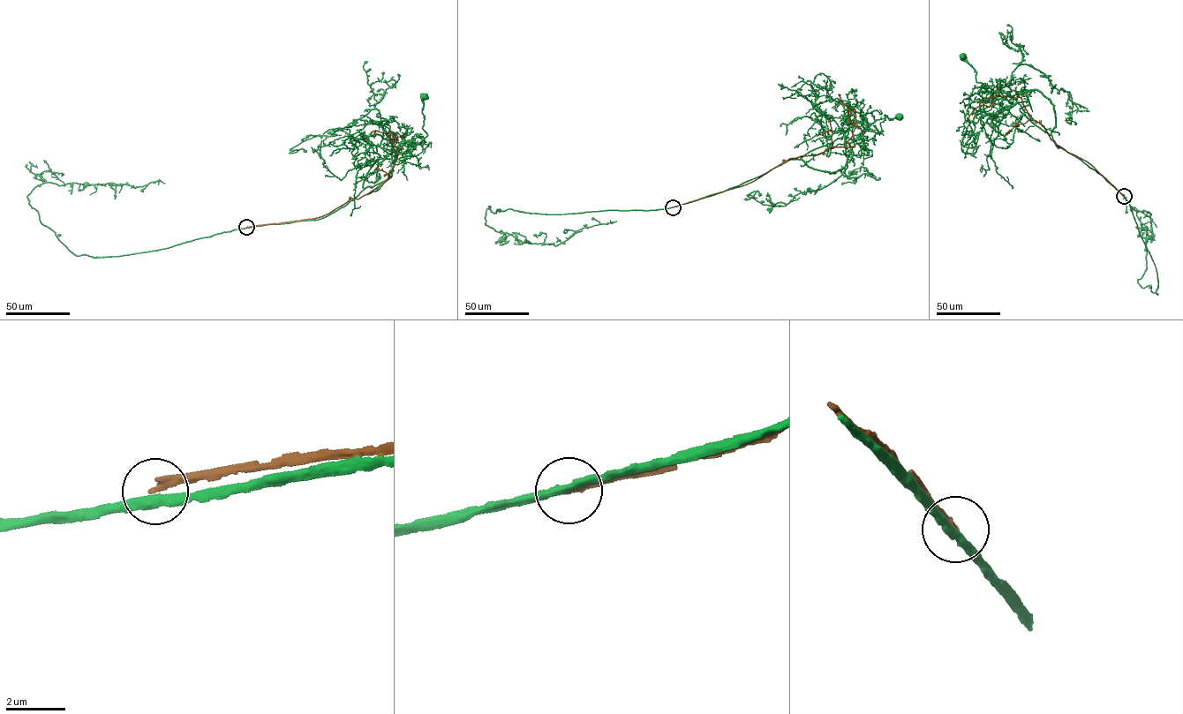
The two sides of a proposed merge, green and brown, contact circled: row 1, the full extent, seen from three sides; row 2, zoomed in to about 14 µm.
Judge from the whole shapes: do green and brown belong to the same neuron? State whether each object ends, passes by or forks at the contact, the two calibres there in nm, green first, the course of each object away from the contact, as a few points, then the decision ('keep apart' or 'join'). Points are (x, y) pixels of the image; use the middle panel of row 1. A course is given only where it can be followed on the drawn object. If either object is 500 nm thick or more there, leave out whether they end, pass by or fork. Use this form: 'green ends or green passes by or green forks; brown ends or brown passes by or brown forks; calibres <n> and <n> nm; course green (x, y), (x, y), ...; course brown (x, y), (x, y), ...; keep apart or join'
green passes by; brown ends; calibres 280 and 240 nm; course green (673, 207), (738, 185), (789, 160), (832, 173), (844, 166), (850, 143), (876, 120), (899, 117); course brown (673, 207), (746, 184), (789, 158), (821, 154), (830, 147), (847, 148), (855, 124), (838, 93); keep apart

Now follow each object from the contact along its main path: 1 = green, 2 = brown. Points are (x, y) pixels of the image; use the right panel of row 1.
1: (1124, 196), (1054, 140), (1051, 101), (1036, 90), (1015, 99), (989, 91), (963, 56)
2: (1124, 196), (1091, 164), (1056, 146), (1020, 97), (993, 97), (989, 106), (975, 108), (968, 121)

